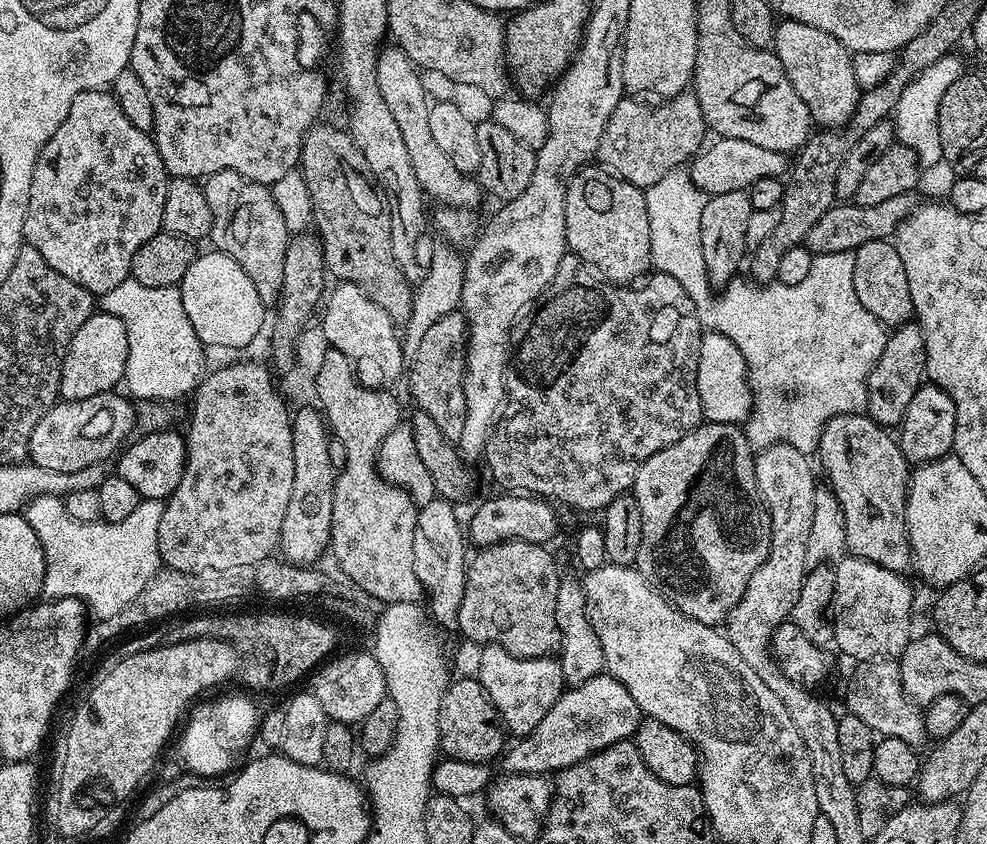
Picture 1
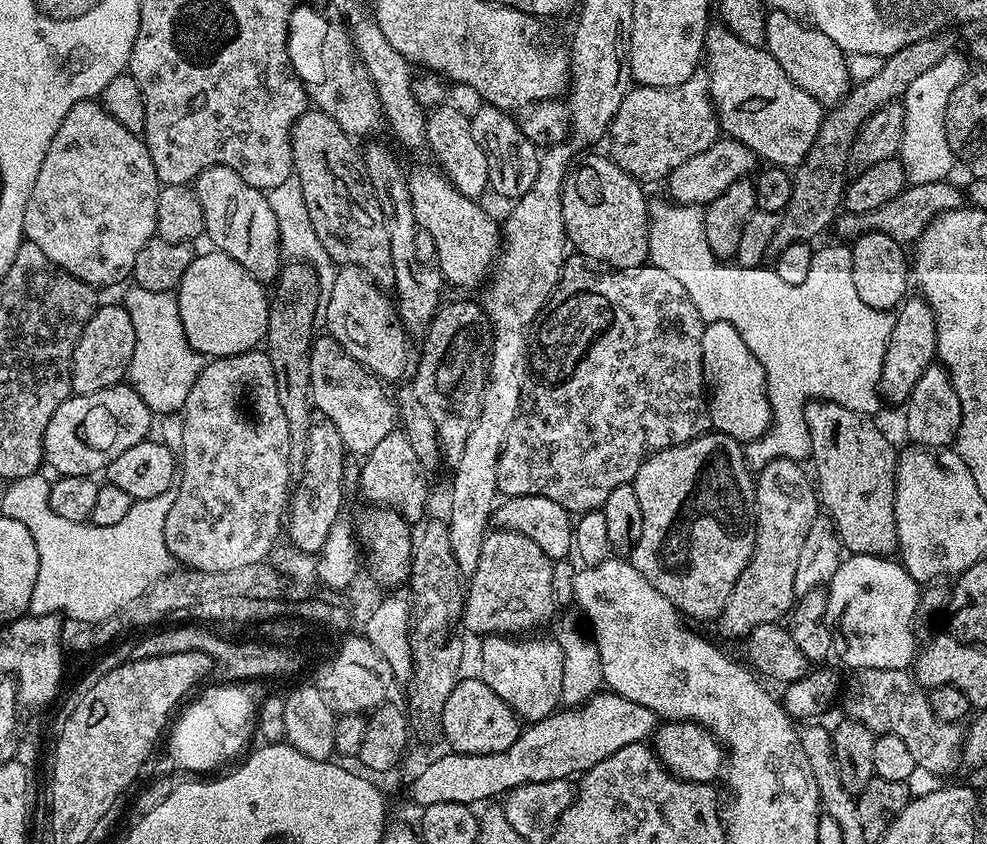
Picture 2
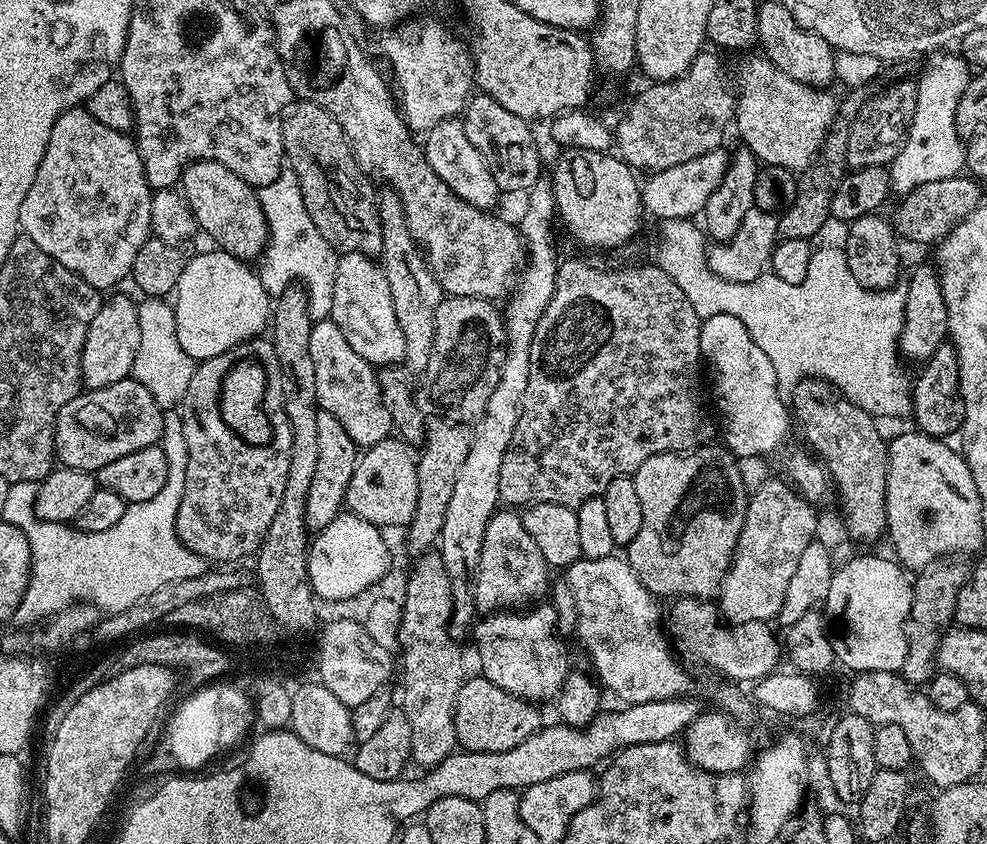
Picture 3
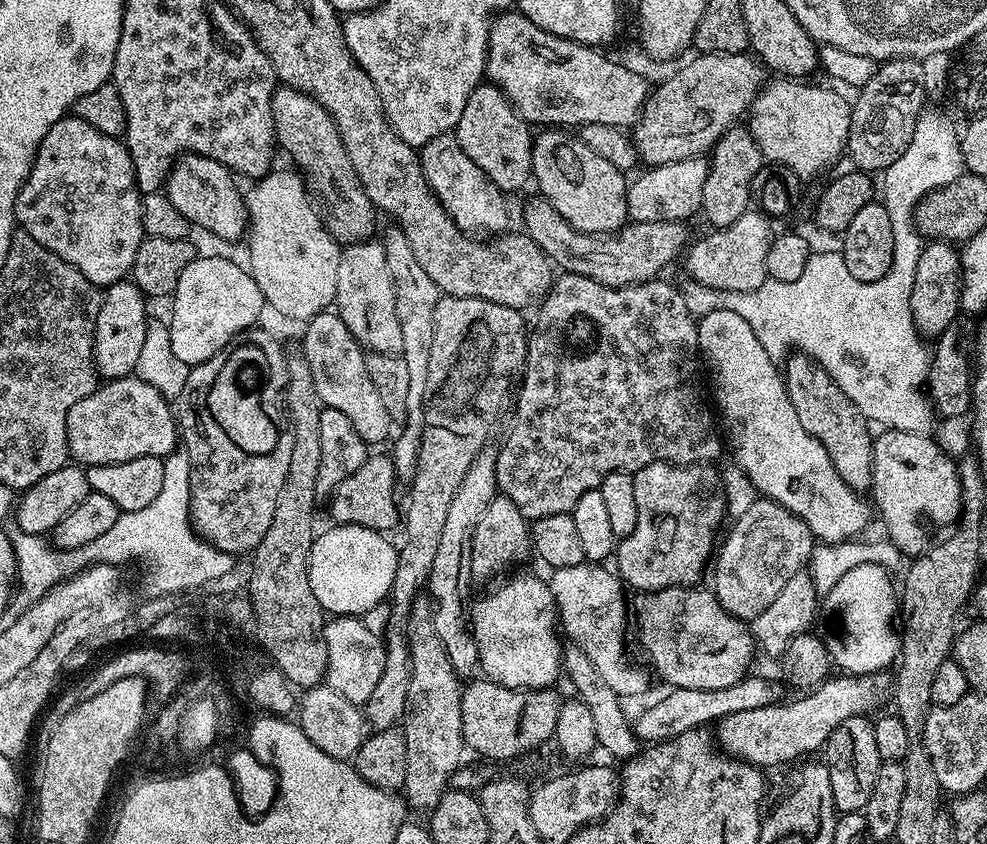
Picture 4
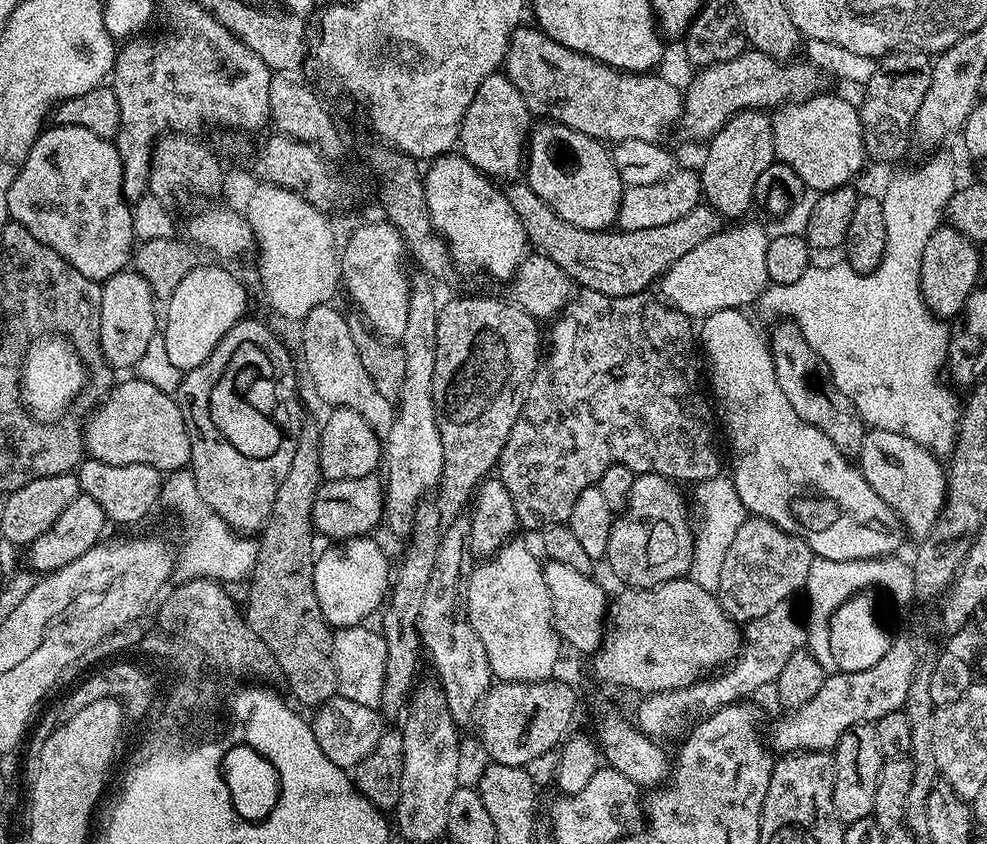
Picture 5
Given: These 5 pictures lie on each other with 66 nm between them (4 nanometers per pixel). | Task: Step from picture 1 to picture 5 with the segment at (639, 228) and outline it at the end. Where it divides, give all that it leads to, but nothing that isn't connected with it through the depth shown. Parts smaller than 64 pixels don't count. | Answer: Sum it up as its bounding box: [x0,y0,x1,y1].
[526,122,624,230]

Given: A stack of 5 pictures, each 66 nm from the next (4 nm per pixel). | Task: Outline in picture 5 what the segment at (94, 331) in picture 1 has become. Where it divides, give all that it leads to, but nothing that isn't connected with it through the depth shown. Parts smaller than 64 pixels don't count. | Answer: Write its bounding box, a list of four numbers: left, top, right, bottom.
[100,270,158,369]

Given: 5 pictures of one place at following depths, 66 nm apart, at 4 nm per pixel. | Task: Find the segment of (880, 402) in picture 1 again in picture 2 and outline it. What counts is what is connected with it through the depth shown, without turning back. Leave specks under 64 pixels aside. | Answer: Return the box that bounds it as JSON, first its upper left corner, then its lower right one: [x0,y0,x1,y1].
[880,294,937,405]

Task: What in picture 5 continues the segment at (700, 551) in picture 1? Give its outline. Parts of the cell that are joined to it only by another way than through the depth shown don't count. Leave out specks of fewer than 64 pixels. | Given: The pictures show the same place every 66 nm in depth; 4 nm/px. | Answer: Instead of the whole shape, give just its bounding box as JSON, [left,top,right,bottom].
[606,472,694,588]

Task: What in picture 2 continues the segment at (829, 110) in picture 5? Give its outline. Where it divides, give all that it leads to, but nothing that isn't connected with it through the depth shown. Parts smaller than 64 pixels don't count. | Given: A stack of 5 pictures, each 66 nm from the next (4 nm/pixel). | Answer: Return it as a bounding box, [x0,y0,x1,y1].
[704,22,826,170]

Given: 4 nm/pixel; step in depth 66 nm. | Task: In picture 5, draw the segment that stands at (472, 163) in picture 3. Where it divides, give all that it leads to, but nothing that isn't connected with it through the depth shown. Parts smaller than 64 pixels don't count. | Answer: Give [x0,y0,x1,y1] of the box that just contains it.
[422,154,530,281]

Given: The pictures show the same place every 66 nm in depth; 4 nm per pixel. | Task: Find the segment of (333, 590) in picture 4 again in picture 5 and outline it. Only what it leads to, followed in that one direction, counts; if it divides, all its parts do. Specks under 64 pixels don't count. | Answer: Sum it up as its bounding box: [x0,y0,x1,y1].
[314,536,390,626]

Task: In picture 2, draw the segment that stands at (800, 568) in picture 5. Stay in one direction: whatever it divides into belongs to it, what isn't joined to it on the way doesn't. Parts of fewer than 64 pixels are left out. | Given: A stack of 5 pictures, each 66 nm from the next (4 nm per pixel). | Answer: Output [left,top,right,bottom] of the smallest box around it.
[718,456,818,641]

